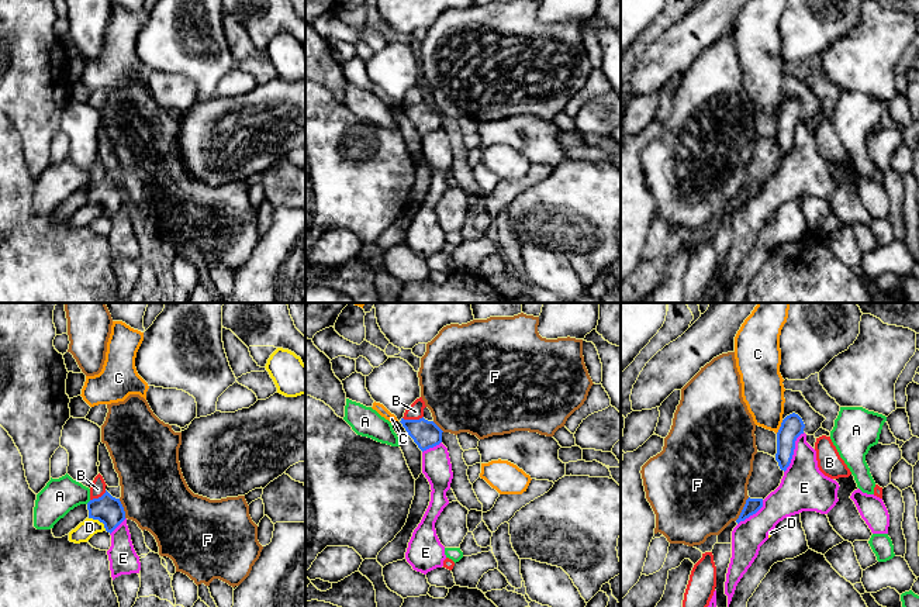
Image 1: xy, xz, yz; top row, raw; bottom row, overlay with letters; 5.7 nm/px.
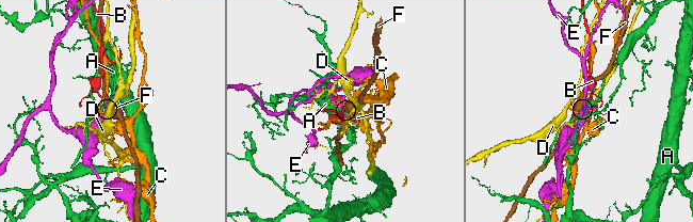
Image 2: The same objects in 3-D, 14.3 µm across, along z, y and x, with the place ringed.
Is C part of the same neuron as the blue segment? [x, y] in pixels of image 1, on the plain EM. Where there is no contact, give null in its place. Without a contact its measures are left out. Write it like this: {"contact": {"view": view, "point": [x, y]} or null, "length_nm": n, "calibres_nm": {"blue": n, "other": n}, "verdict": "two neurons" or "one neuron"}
{"contact": {"view": "yz", "point": [780, 111]}, "length_nm": 90, "calibres_nm": {"blue": 130, "other": 240}, "verdict": "two neurons"}

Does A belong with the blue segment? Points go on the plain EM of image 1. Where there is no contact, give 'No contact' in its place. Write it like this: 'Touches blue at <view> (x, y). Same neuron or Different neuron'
Touches blue at xy (89, 186). Different neuron

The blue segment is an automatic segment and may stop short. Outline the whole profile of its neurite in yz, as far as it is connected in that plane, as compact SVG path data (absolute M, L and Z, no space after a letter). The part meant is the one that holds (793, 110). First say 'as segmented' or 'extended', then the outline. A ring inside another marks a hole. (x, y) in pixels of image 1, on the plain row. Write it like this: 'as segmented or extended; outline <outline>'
as segmented; outline M795 97L787 100L781 107L781 111L777 117L775 145L778 146L780 154L784 156L791 148L795 125L801 118L804 118L804 113L805 108L802 103Z

